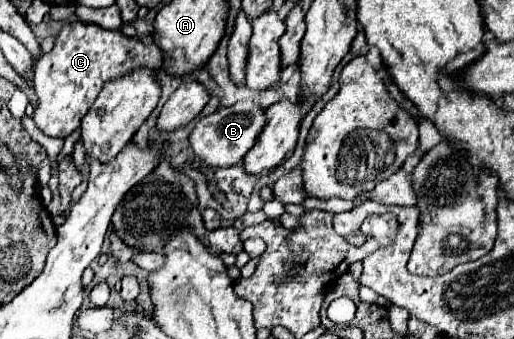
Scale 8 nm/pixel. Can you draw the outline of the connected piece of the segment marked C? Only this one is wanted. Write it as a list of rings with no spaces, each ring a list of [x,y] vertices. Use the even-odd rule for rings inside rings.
[[[66,23],[56,37],[54,49],[34,65],[34,91],[38,95],[34,123],[48,137],[68,137],[80,127],[102,85],[138,67],[164,69],[164,53],[154,43],[150,43],[148,53],[148,47],[138,37],[126,37],[120,31],[108,31],[94,23]]]

